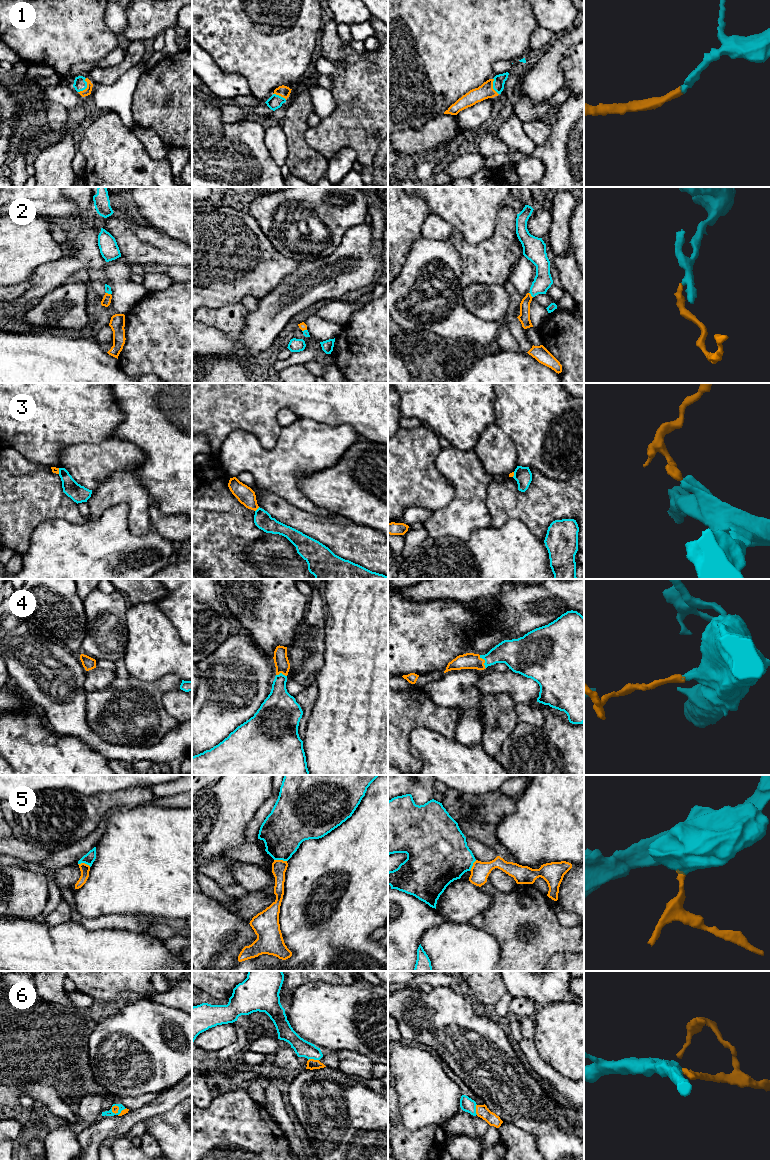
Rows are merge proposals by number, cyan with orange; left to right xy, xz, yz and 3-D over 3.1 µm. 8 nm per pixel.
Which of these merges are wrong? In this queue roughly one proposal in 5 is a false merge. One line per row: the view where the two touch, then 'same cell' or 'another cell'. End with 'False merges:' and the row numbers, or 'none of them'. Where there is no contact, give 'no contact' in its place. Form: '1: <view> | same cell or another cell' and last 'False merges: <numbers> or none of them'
1: xy | same cell
2: yz | same cell
3: xz | another cell
4: yz | same cell
5: xz | another cell
6: xz | same cell
False merges: 3, 5

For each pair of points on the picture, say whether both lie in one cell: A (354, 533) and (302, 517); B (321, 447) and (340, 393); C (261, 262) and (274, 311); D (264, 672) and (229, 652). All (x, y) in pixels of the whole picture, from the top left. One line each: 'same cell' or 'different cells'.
A: same cell
B: different cells
C: different cells
D: same cell

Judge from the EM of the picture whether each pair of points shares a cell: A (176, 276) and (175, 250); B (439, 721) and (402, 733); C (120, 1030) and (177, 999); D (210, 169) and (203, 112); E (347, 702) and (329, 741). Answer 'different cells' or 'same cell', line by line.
A: different cells
B: same cell
C: different cells
D: same cell
E: same cell

